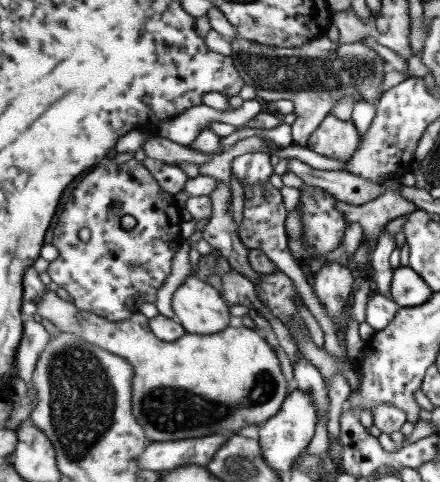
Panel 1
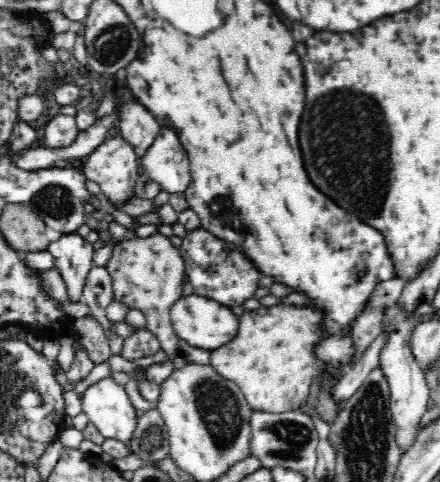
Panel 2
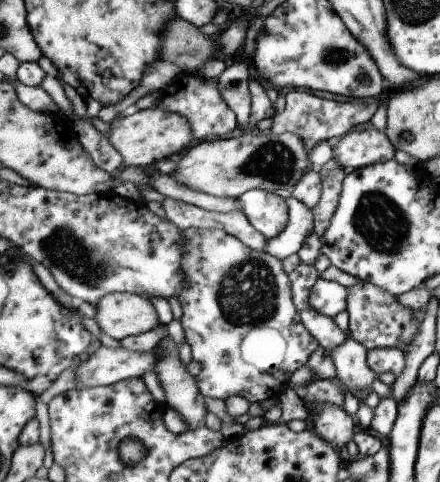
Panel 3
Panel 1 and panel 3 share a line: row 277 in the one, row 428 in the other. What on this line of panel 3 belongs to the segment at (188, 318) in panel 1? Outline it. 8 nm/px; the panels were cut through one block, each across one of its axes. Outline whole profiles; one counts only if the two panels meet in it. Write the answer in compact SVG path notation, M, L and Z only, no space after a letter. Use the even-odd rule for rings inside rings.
M171 336L159 348L165 348L165 358L157 368L157 378L165 392L165 404L187 420L189 430L199 430L209 408L205 408L205 398L197 386L197 378L189 376L187 368L179 360L177 346Z

